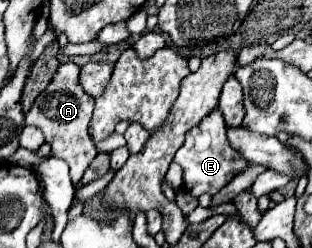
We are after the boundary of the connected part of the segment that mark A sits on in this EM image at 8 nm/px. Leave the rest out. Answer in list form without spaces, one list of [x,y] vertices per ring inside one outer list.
[[[72,62],[60,64],[52,82],[48,84],[48,88],[44,92],[40,92],[34,106],[24,116],[24,124],[36,126],[44,132],[46,142],[52,146],[52,156],[66,160],[66,164],[70,166],[70,180],[74,186],[80,184],[84,170],[88,168],[90,160],[98,154],[94,142],[88,136],[88,122],[92,116],[94,98],[84,94],[82,86],[78,82],[78,76],[80,76],[80,66],[76,66]]]

